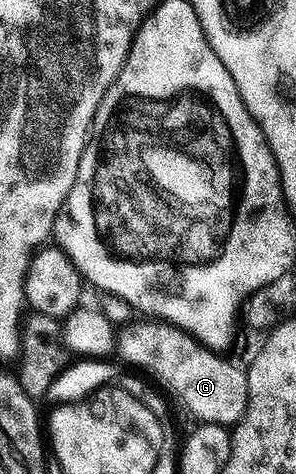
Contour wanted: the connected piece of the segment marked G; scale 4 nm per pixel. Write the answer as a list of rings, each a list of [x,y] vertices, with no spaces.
[[[134,323],[120,329],[115,342],[119,356],[121,352],[127,363],[138,364],[142,368],[138,369],[152,377],[174,401],[177,399],[194,416],[194,421],[202,424],[236,425],[247,410],[249,390],[246,369],[216,356],[216,351],[204,346],[195,336],[174,324],[145,323],[149,324]]]

